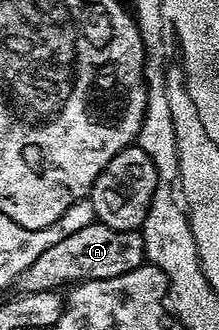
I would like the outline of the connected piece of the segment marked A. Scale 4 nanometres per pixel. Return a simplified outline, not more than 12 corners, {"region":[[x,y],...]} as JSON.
{"region":[[94,223],[49,247],[22,292],[125,275],[147,261],[142,232]]}

